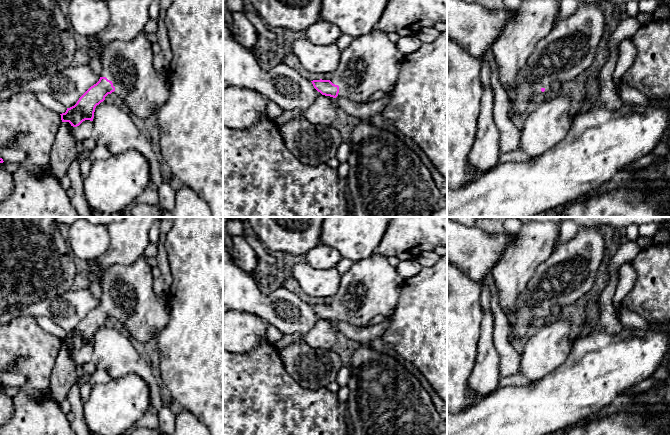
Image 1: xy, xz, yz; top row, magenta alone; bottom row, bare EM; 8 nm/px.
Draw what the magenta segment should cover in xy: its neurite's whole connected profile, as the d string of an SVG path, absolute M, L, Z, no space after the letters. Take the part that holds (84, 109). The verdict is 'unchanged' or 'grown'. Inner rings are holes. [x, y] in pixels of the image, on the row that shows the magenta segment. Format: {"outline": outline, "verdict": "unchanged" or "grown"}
{"outline": "M145 31L130 41L118 40L105 46L99 60L102 65L99 81L91 86L74 106L60 114L62 122L69 122L71 126L77 127L85 120L93 121L96 106L103 102L108 94L112 94L125 111L140 118L157 115L170 94L170 81L167 73L158 73L155 70L152 44Z", "verdict": "grown"}

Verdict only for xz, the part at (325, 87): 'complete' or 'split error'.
split error

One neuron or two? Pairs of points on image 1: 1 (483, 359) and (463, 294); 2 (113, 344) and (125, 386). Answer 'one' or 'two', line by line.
1: two
2: two

